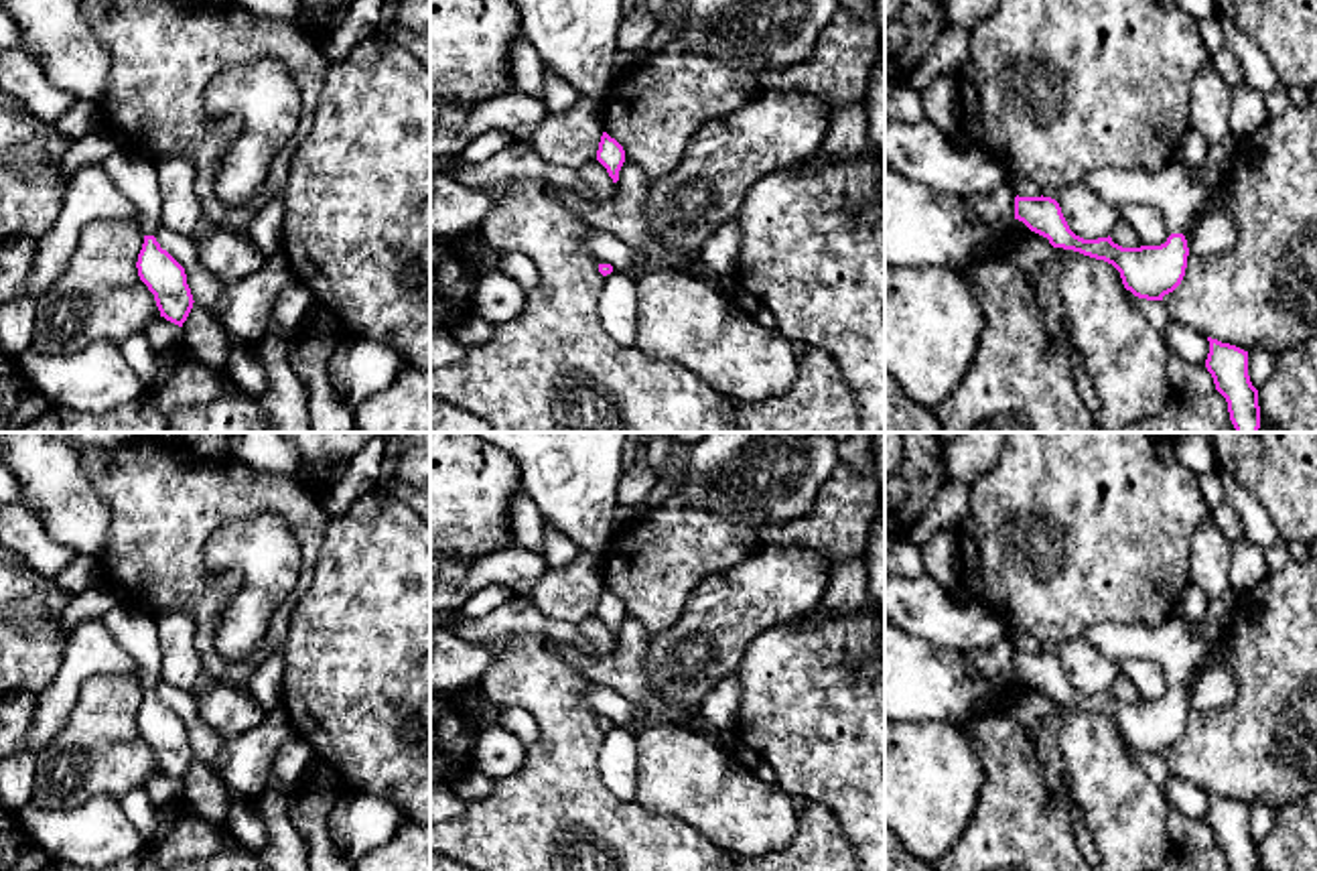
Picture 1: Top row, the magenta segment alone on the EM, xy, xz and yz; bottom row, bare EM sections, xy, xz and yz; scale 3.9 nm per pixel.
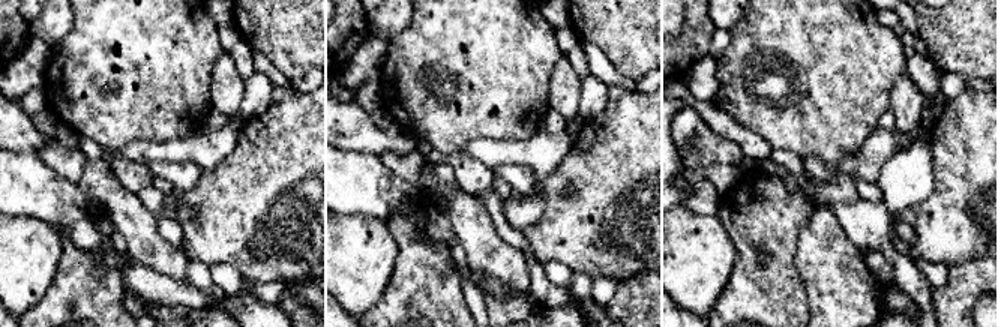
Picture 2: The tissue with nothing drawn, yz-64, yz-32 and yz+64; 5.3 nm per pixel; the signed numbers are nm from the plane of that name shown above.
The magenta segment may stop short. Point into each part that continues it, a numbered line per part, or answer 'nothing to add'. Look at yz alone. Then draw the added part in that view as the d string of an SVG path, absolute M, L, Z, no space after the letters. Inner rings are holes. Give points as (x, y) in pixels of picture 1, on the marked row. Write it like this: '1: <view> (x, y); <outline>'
1: yz (1173, 189); M1173 158L1163 169L1096 169L1082 179L1104 201L1114 205L1153 205L1157 207L1171 233L1181 233L1209 195L1209 189L1195 179L1195 173L1181 160Z

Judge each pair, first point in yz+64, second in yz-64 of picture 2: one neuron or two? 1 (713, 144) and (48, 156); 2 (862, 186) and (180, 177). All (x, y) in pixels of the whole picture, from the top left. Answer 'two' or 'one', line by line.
1: two
2: one

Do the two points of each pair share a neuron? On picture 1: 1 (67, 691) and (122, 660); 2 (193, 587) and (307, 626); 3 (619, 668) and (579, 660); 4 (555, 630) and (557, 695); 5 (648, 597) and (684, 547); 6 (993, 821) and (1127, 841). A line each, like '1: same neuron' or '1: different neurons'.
1: same neuron
2: different neurons
3: same neuron
4: different neurons
5: same neuron
6: different neurons

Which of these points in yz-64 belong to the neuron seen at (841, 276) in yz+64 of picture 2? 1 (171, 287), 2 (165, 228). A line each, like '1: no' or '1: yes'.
1: no
2: no

